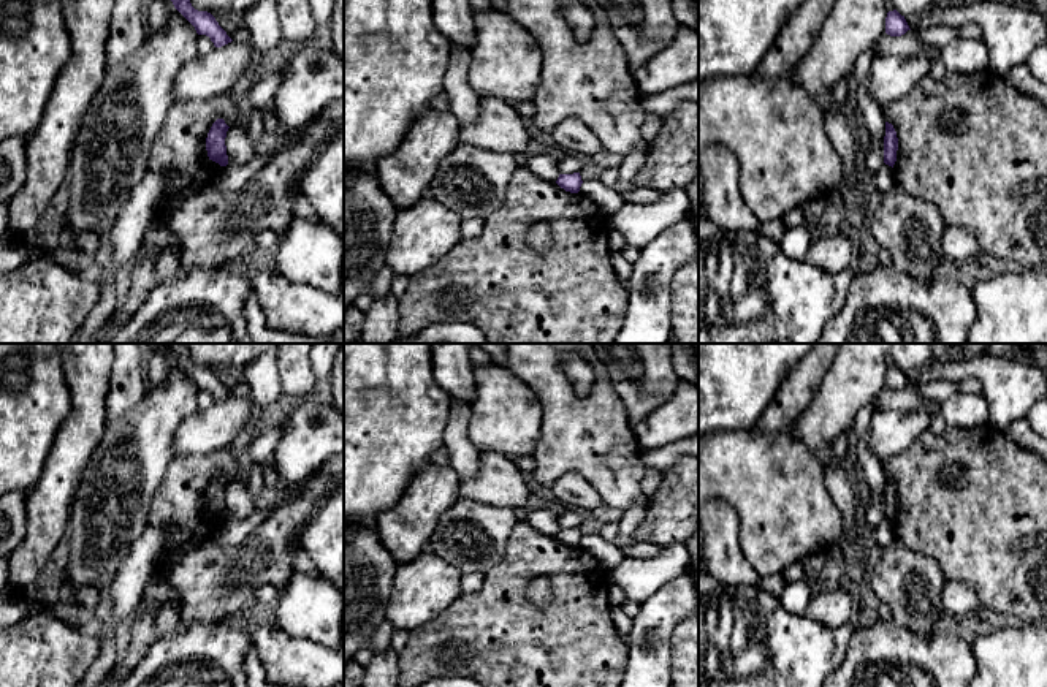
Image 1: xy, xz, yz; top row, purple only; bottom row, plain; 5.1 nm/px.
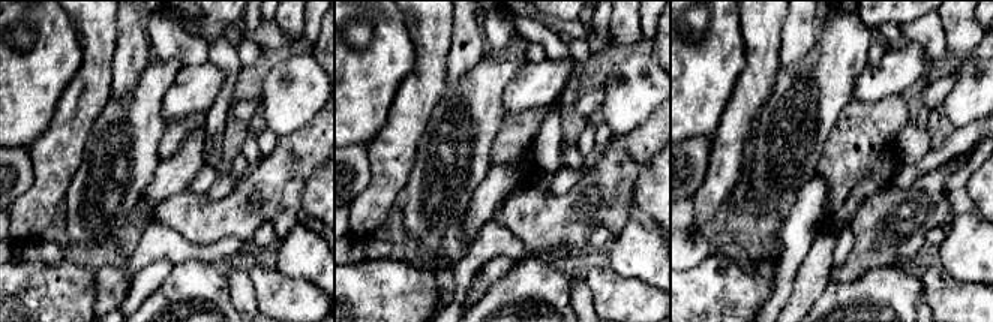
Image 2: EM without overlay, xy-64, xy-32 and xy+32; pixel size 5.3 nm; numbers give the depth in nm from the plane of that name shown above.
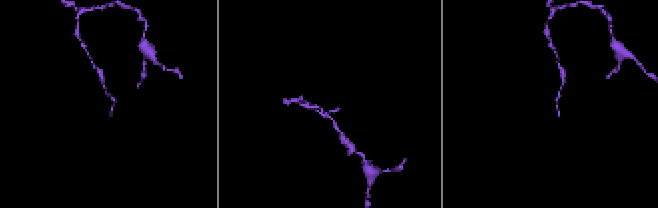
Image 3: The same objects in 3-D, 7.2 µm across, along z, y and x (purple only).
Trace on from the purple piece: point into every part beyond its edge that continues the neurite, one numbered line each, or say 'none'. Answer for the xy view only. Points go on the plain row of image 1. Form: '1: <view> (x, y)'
none

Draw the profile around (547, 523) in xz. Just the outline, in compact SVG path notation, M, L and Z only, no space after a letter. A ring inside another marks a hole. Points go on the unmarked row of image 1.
M532 510L523 519L543 535L556 537L559 532L559 514L548 510Z

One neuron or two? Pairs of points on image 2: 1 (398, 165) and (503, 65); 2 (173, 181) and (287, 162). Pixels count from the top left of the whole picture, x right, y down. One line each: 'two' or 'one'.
1: two
2: two

